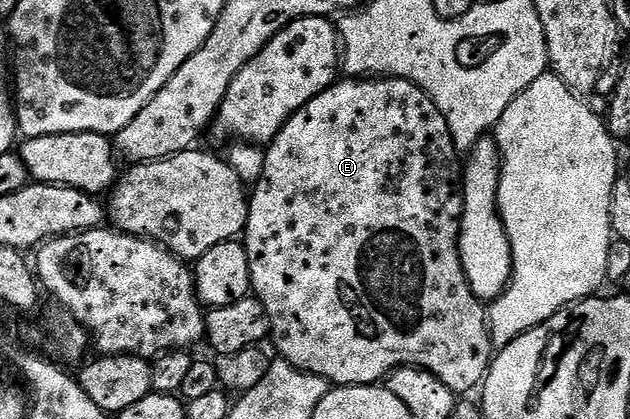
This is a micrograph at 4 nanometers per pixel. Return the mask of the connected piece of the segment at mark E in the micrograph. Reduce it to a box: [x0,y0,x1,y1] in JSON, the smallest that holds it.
[245,77,493,393]

